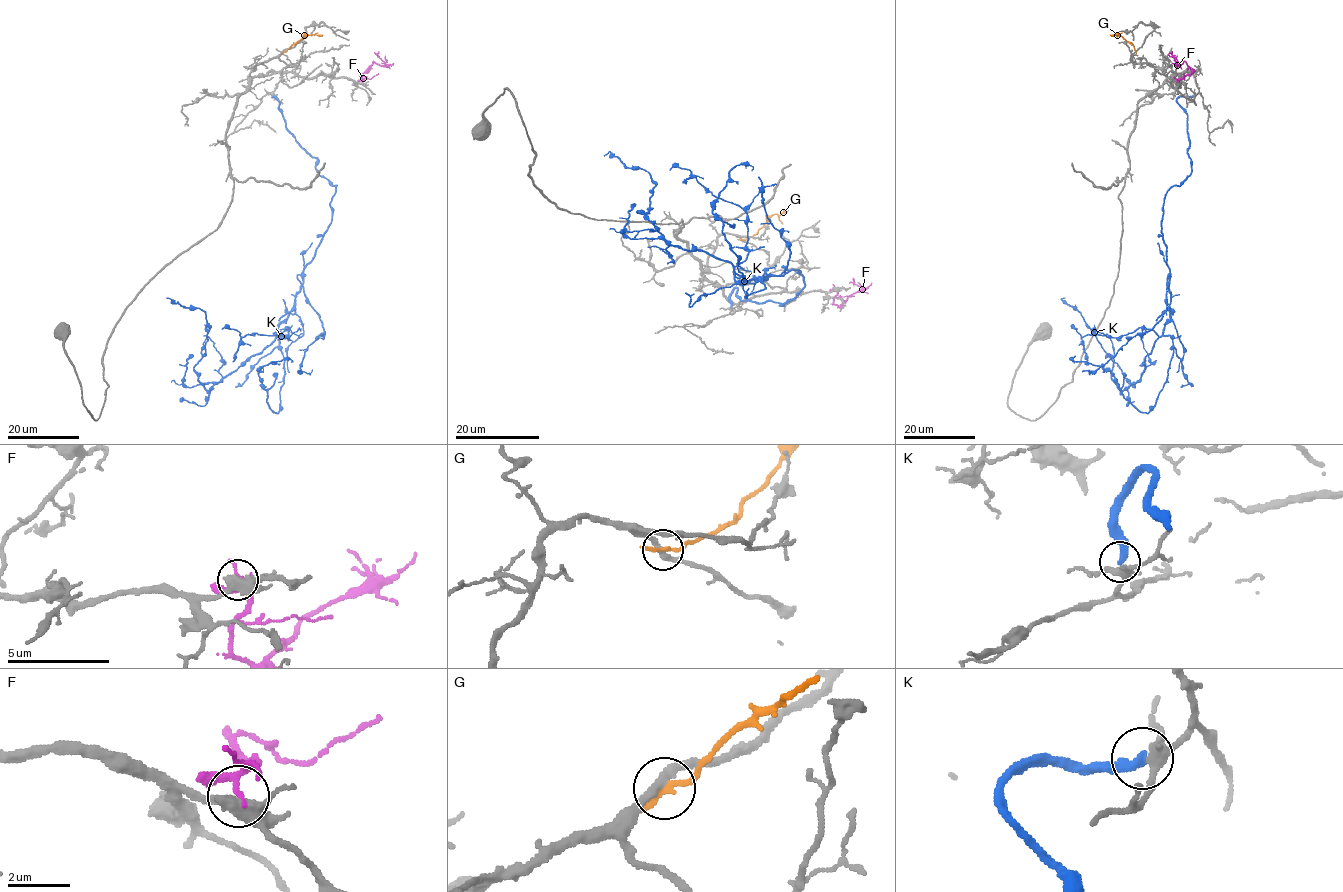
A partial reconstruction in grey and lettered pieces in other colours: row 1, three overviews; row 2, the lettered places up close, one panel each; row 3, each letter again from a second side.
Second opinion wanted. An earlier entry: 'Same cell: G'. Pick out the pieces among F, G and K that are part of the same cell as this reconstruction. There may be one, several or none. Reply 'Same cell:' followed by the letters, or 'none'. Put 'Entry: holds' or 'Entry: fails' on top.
Entry: fails
Same cell: none

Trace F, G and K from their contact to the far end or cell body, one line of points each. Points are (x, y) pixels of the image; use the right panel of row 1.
F: (1177, 82), (1190, 74), (1191, 69), (1184, 62), (1177, 64), (1168, 54), (1172, 51)
G: (1135, 52), (1133, 45), (1120, 36), (1109, 34)
K: (1192, 96), (1176, 99), (1191, 172), (1163, 202), (1169, 319), (1141, 378), (1121, 390), (1113, 357), (1065, 298)

